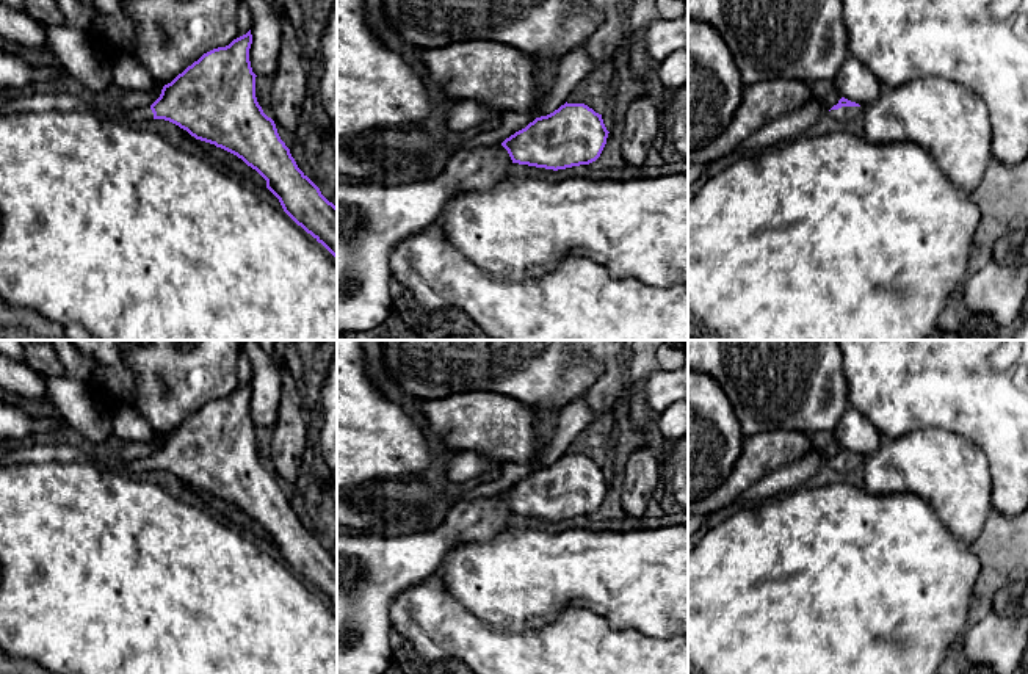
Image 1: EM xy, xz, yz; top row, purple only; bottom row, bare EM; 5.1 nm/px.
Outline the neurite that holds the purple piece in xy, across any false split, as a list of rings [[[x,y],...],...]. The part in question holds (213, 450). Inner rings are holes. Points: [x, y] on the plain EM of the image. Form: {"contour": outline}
{"contour": [[[251,381],[233,390],[226,398],[213,400],[204,404],[197,412],[188,417],[171,434],[165,436],[160,448],[147,458],[128,462],[128,470],[165,470],[186,481],[196,491],[215,495],[255,520],[265,531],[266,539],[279,550],[284,563],[318,594],[321,594],[337,610],[337,558],[329,553],[320,539],[298,519],[290,500],[281,491],[276,475],[268,469],[255,448],[255,425],[249,412],[249,400],[252,395]]]}

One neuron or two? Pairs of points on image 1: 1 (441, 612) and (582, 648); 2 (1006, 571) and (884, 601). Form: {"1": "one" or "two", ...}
{"1": "one", "2": "two"}

